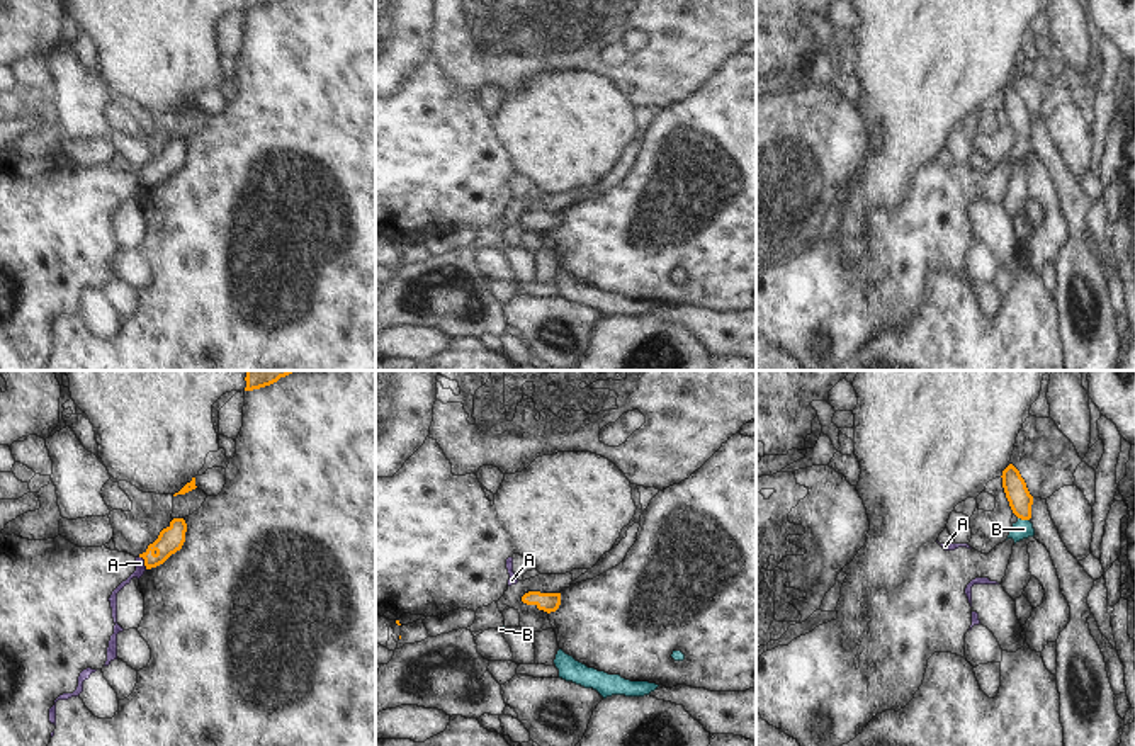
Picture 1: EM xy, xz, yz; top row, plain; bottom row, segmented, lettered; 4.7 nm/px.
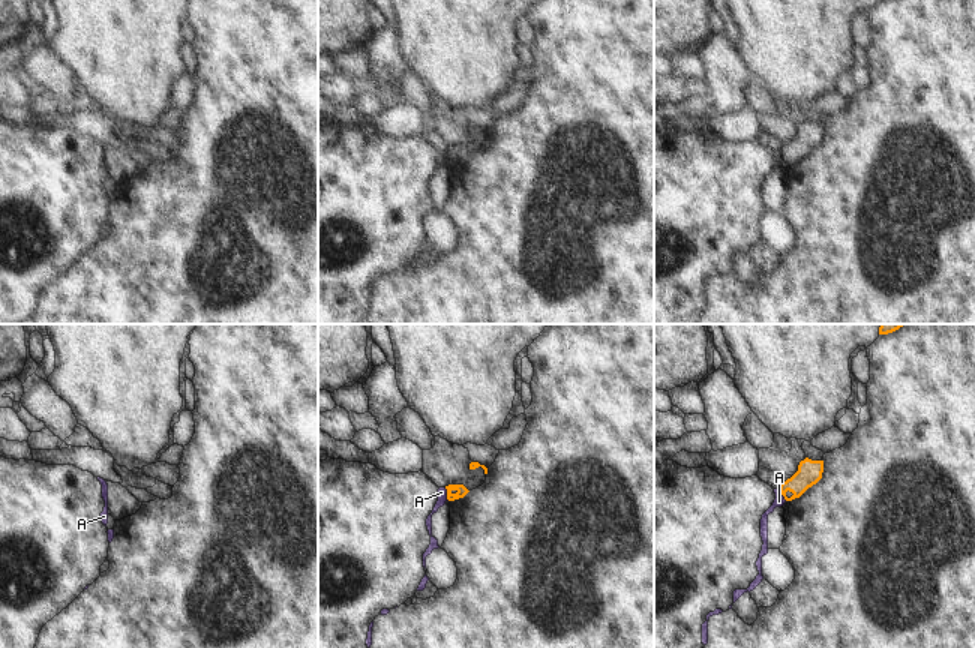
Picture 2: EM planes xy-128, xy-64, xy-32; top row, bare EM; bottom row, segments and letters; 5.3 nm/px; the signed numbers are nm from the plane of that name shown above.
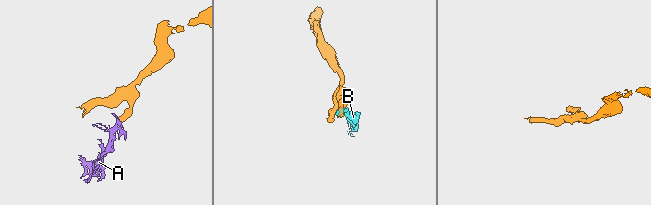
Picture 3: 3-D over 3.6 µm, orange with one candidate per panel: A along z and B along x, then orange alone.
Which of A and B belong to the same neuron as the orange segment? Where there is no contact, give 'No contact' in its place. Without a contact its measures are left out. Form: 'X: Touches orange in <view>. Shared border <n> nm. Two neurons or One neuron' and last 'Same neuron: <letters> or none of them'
A: Touches orange in xy. Shared border 70 nm. Two neurons
B: Touches orange in yz. Shared border 60 nm. Two neurons
Same neuron: none of them

